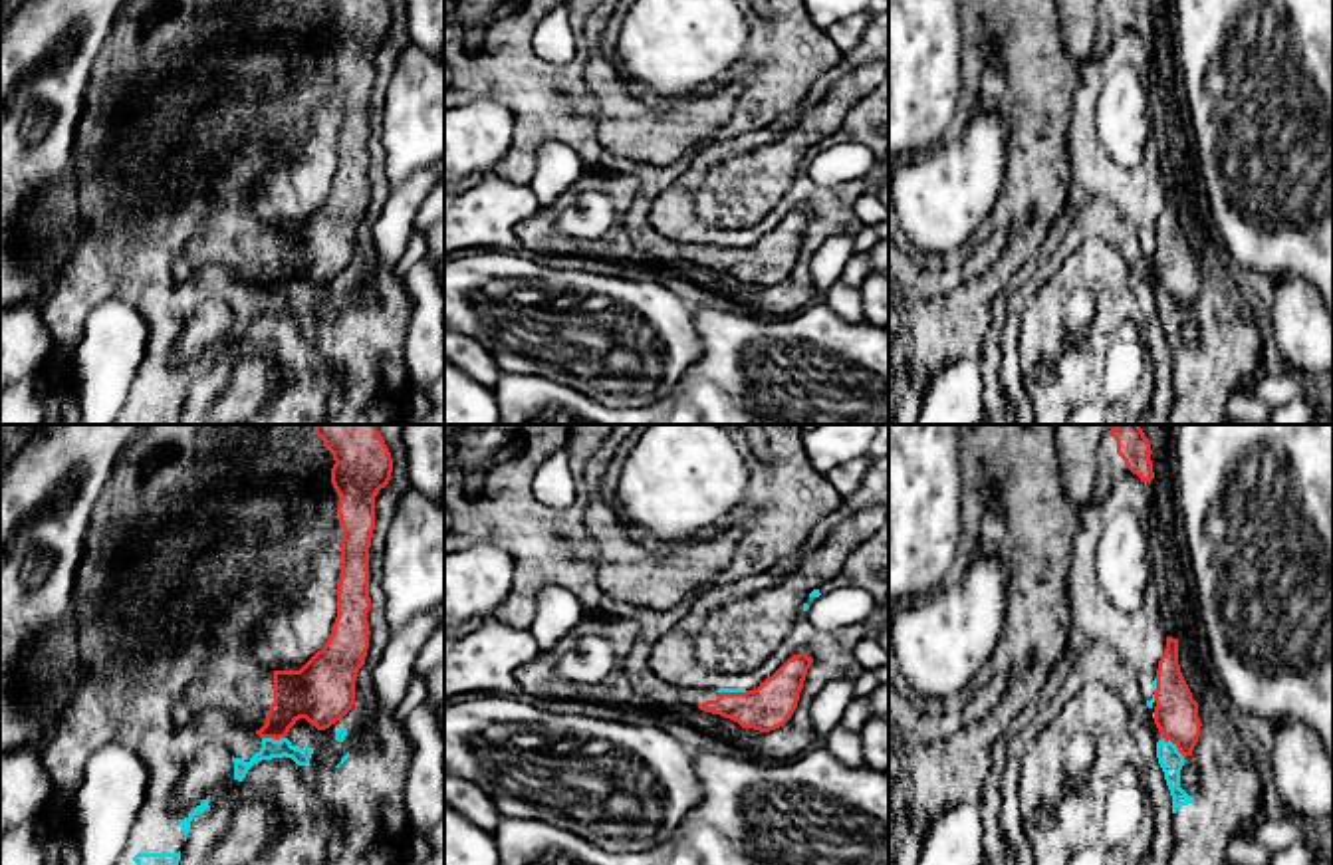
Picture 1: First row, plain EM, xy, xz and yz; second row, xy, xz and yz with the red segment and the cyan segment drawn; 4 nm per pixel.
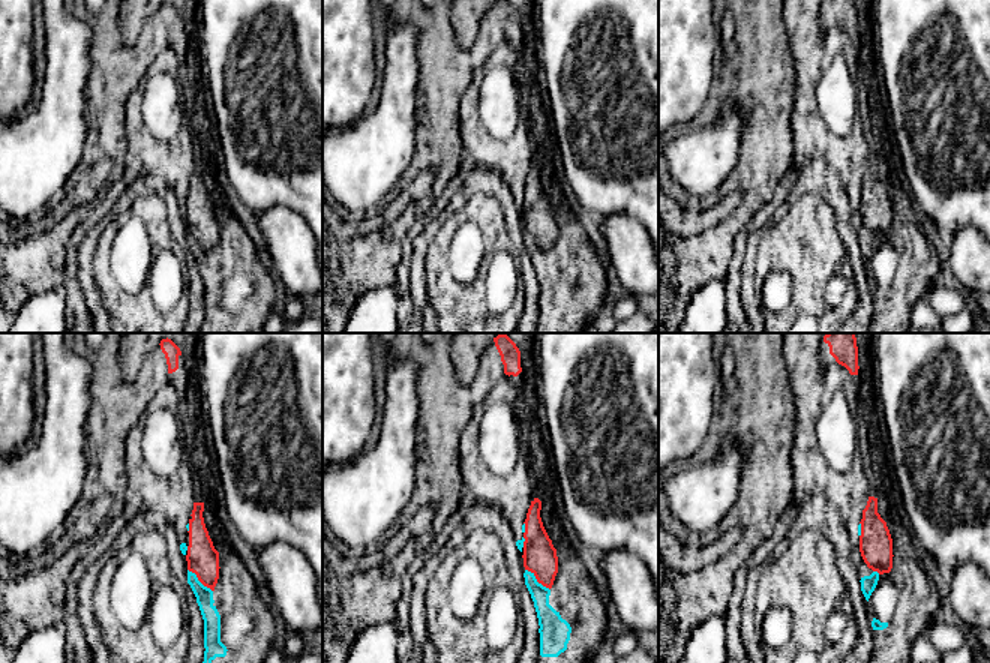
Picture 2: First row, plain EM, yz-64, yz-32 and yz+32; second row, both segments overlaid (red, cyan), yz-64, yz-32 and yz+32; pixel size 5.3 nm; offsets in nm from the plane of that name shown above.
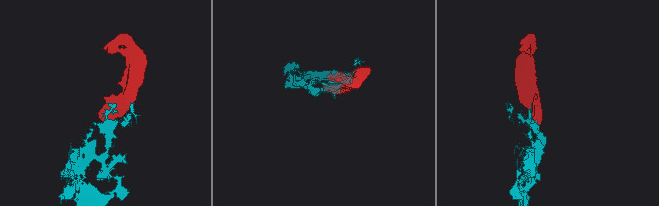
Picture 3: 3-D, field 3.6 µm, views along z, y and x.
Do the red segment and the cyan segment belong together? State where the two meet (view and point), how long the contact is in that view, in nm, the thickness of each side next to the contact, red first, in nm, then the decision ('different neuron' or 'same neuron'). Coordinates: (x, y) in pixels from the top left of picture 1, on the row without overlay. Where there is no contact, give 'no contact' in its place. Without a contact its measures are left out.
contact xy (274, 294); length 100 nm; calibres 220 and 80 nm; different neuron

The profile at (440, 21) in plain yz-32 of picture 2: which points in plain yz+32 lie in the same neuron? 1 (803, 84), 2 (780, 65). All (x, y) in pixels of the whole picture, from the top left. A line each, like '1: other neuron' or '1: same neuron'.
1: other neuron
2: same neuron

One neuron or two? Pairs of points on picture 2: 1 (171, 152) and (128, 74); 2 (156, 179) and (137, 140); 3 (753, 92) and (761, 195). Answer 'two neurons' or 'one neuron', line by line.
1: two neurons
2: one neuron
3: one neuron

